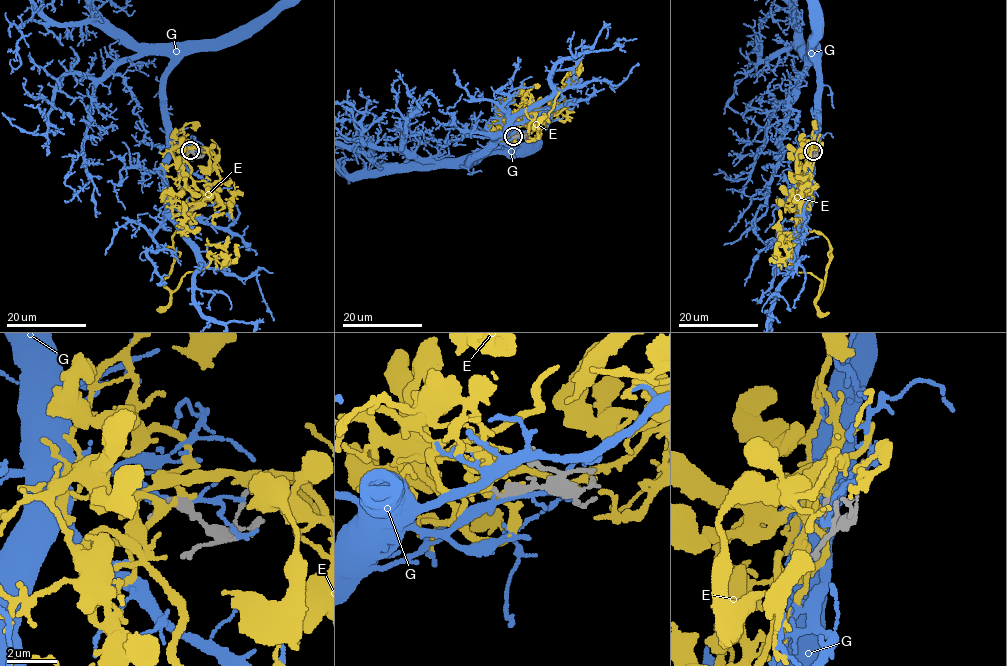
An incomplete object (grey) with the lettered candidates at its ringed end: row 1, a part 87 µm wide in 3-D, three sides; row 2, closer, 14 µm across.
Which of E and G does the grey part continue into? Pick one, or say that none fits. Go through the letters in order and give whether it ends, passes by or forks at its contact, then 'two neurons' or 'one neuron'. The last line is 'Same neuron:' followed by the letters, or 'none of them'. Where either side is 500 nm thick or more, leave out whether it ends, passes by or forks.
E: it forks there; one neuron
G: it forks there; two neurons
Same neuron: E

